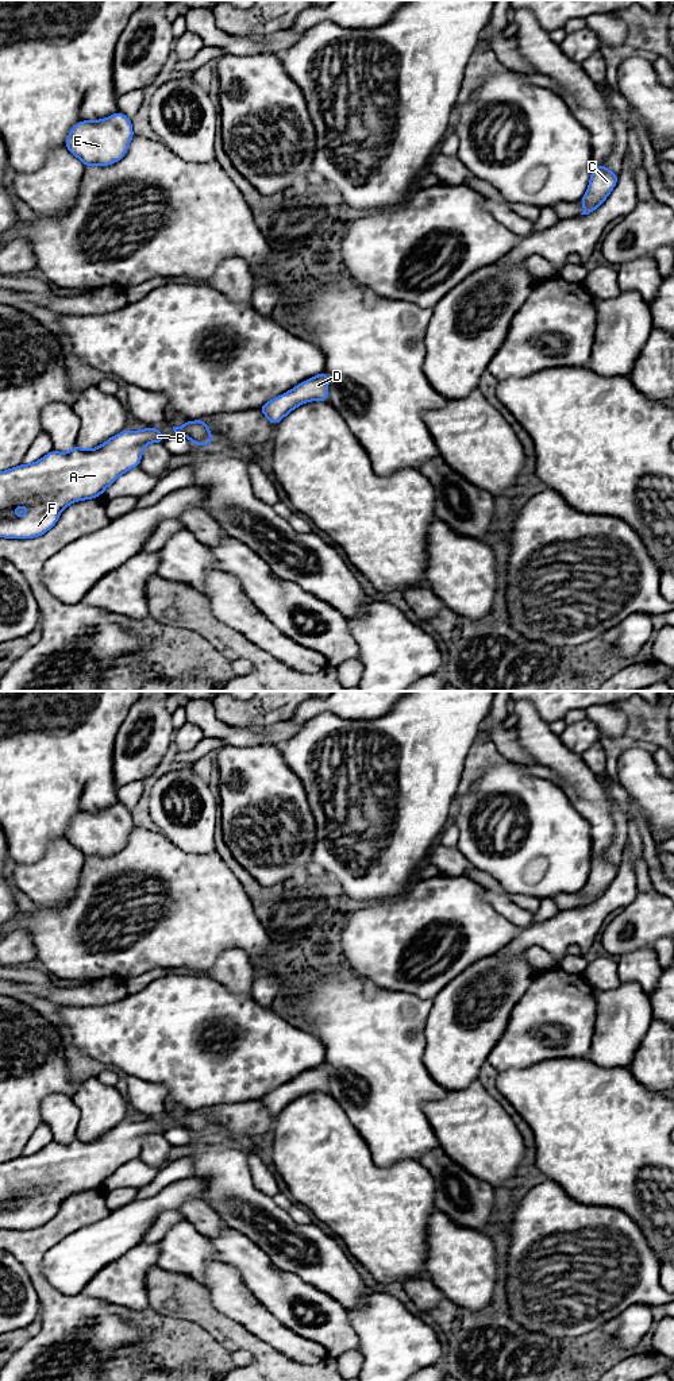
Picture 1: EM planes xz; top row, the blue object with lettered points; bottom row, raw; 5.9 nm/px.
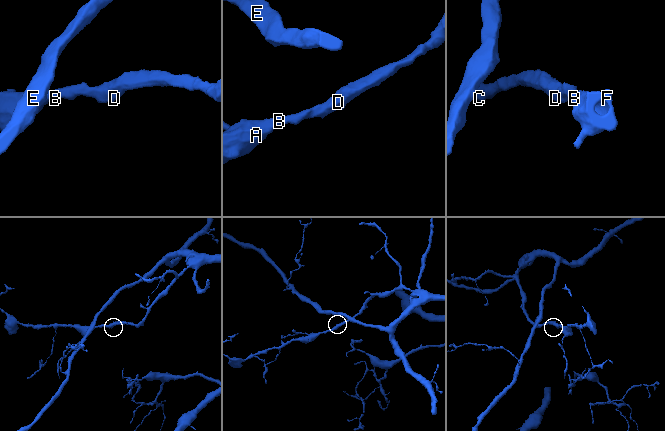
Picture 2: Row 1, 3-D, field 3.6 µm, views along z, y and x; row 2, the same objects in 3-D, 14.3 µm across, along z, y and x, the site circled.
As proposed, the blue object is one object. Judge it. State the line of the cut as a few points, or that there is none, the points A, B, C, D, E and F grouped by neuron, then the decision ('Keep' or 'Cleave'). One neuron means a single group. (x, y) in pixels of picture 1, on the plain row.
No split. Groups: A B C D E F. Keep

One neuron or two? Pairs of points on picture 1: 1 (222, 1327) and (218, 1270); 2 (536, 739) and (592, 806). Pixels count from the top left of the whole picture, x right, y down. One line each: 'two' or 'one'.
1: two
2: one

